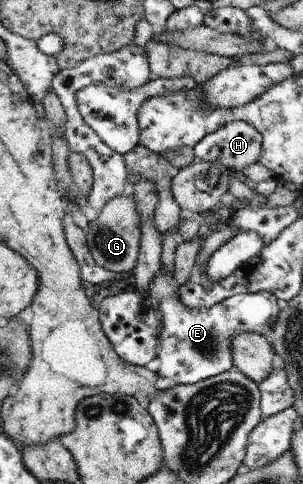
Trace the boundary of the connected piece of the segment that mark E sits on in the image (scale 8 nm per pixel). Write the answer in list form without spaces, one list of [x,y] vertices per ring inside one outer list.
[[[162,266],[146,294],[161,315],[160,327],[163,329],[158,336],[156,358],[159,359],[159,369],[156,375],[164,386],[197,384],[233,369],[234,338],[246,332],[263,336],[268,329],[274,328],[281,309],[281,303],[274,295],[265,291],[238,294],[211,308],[189,308],[181,302],[178,289],[174,276]]]

